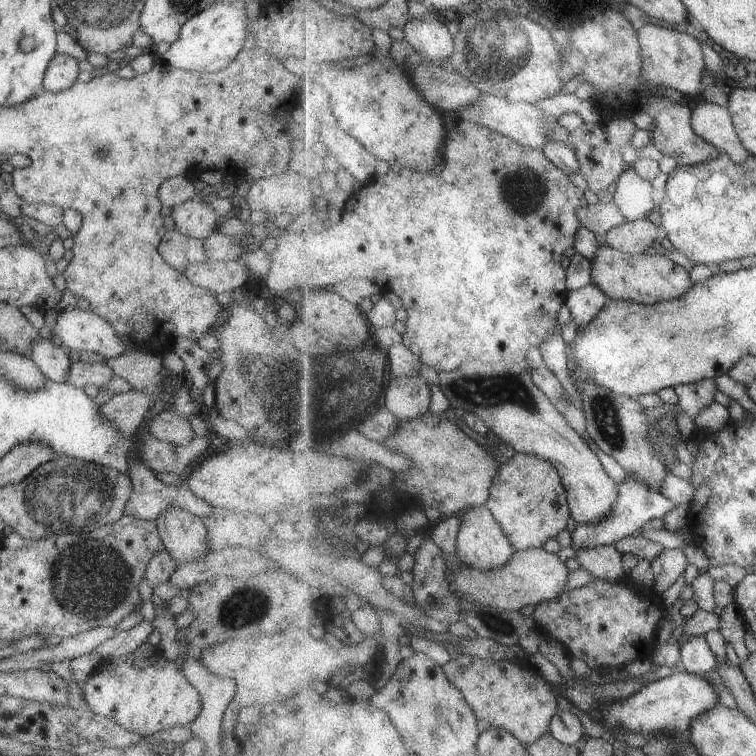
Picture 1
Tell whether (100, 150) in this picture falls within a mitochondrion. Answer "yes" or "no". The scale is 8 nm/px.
yes

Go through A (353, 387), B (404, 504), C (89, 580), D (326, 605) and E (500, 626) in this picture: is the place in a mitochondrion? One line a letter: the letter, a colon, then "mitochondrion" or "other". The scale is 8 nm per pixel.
A: mitochondrion
B: other
C: mitochondrion
D: other
E: mitochondrion

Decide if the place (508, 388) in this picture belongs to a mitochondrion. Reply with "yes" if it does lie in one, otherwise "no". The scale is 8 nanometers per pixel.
yes

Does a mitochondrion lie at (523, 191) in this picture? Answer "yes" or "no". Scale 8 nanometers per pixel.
yes

